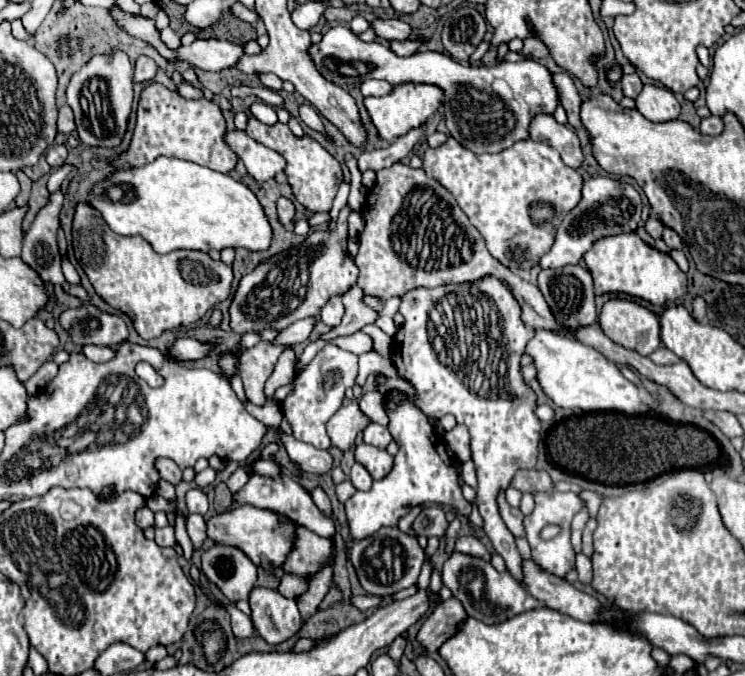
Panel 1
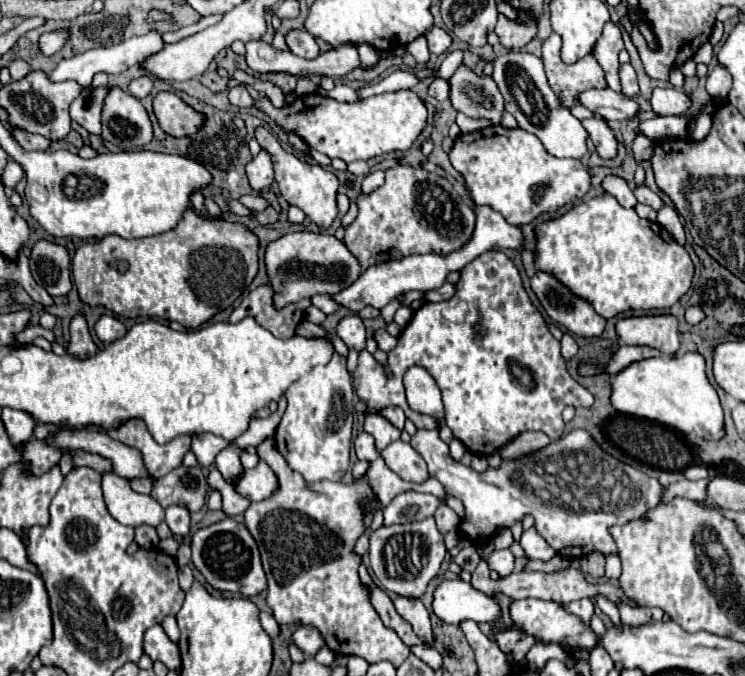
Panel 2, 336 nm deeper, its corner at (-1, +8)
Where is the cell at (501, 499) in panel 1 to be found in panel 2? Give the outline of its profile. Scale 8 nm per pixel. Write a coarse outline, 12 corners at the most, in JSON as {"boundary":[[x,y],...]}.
{"boundary":[[523,531],[521,547],[529,559],[549,561],[555,551],[535,531]]}

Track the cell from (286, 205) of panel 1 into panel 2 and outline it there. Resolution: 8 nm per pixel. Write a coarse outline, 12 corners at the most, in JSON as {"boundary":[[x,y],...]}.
{"boundary":[[243,195],[241,201],[251,211],[265,211],[269,201],[257,195]]}

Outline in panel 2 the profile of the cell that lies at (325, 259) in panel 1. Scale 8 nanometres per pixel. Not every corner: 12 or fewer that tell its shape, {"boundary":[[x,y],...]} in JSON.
{"boundary":[[333,235],[267,243],[275,309],[355,283],[361,263]]}

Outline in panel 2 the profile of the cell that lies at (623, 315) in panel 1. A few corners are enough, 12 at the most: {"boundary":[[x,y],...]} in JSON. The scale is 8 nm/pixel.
{"boundary":[[673,315],[623,317],[615,331],[625,345],[679,349]]}

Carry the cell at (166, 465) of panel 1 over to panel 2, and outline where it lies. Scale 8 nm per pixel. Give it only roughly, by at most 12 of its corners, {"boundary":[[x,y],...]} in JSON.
{"boundary":[[177,467],[157,479],[161,505],[199,511],[207,481],[201,467]]}

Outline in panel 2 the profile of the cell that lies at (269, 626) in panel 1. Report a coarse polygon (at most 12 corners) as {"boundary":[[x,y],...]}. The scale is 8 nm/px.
{"boundary":[[299,625],[293,631],[293,643],[315,655],[323,637],[315,627]]}

